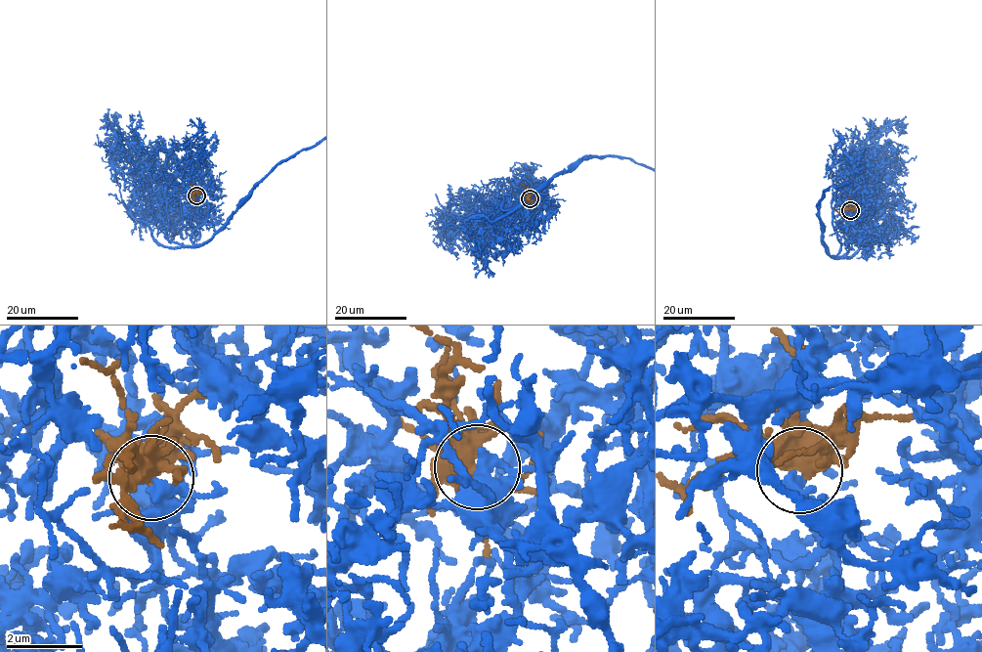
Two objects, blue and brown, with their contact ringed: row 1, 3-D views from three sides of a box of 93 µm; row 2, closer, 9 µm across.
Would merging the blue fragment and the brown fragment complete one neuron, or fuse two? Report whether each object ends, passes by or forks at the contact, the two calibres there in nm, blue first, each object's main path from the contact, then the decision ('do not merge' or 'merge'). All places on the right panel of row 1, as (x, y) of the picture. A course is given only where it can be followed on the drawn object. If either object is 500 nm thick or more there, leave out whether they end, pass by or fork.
blue forks | brown forks | 200/460 nm | brown via (850, 210), (838, 212), (834, 208) | merge

